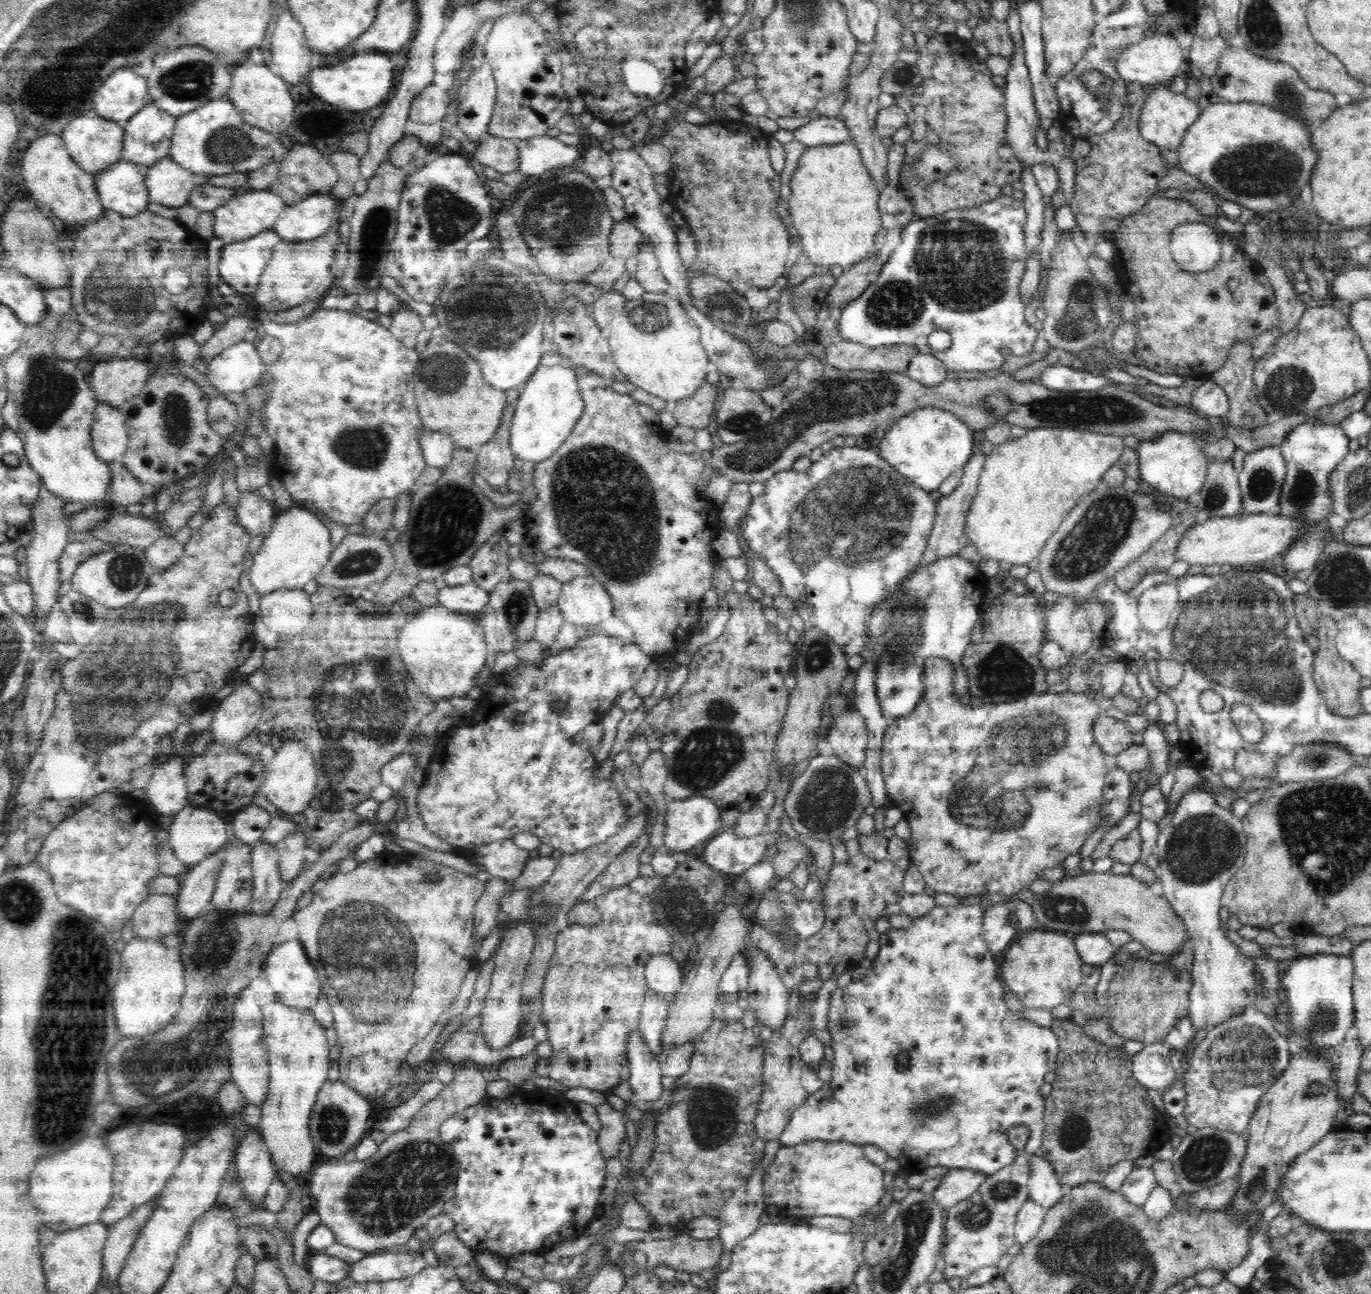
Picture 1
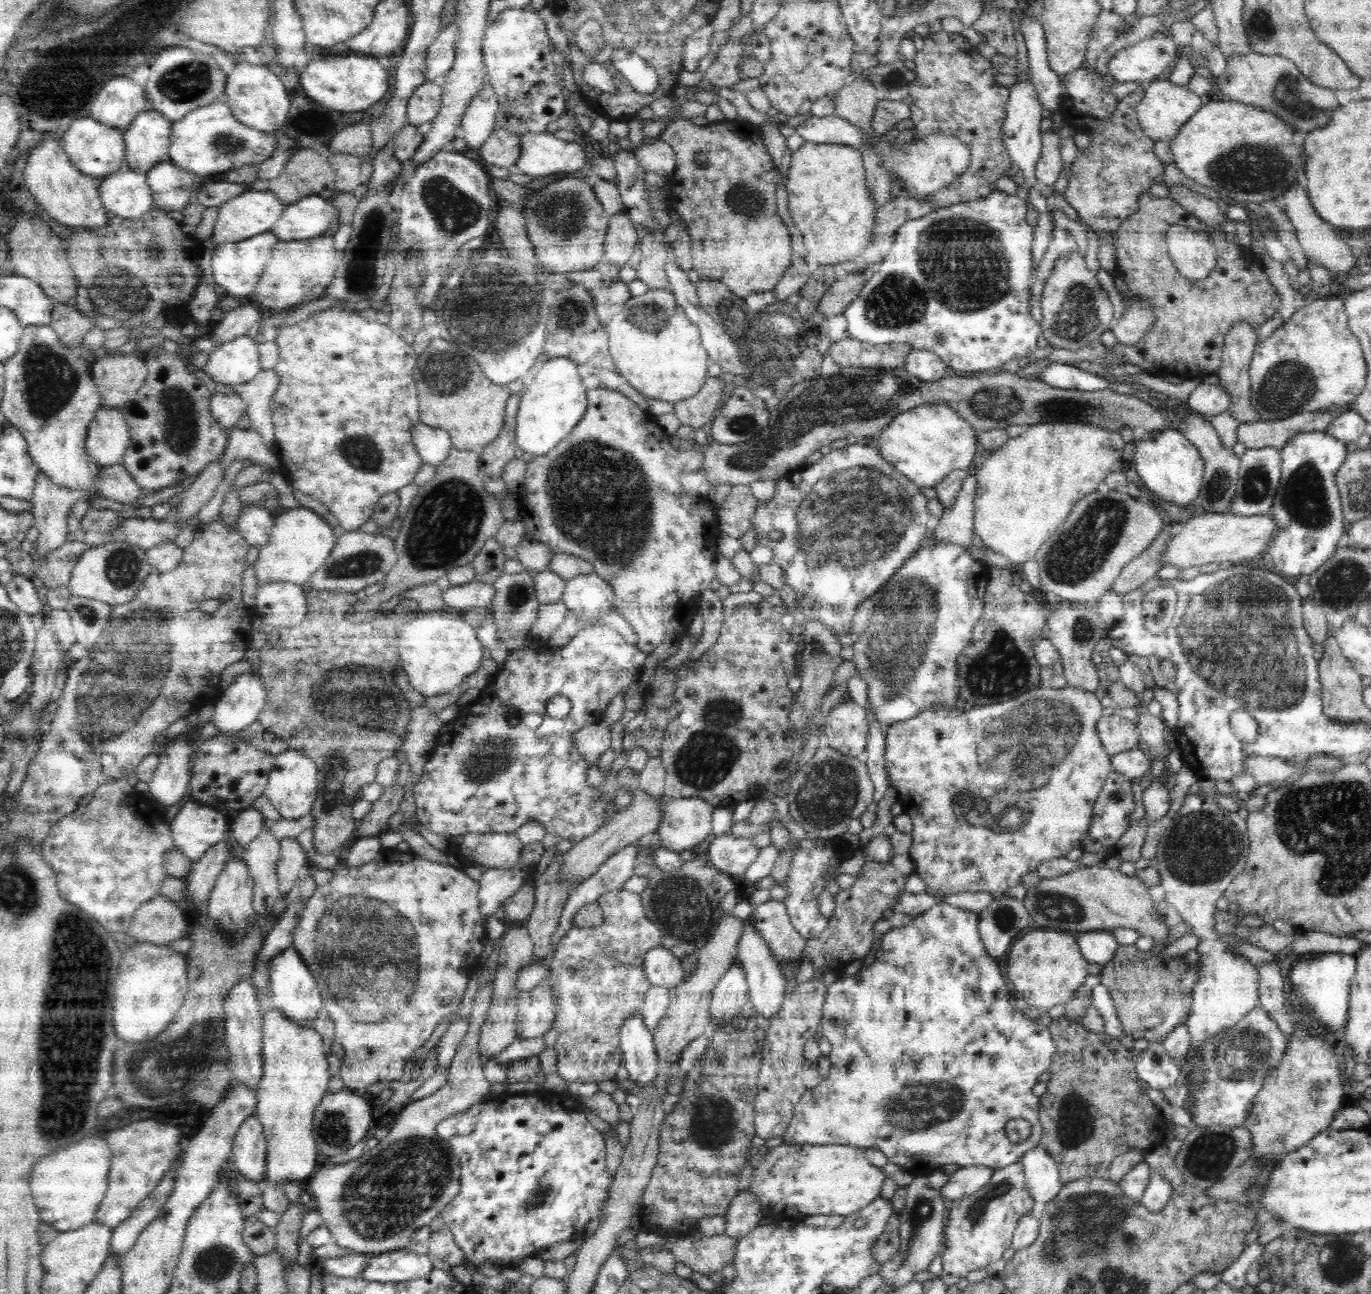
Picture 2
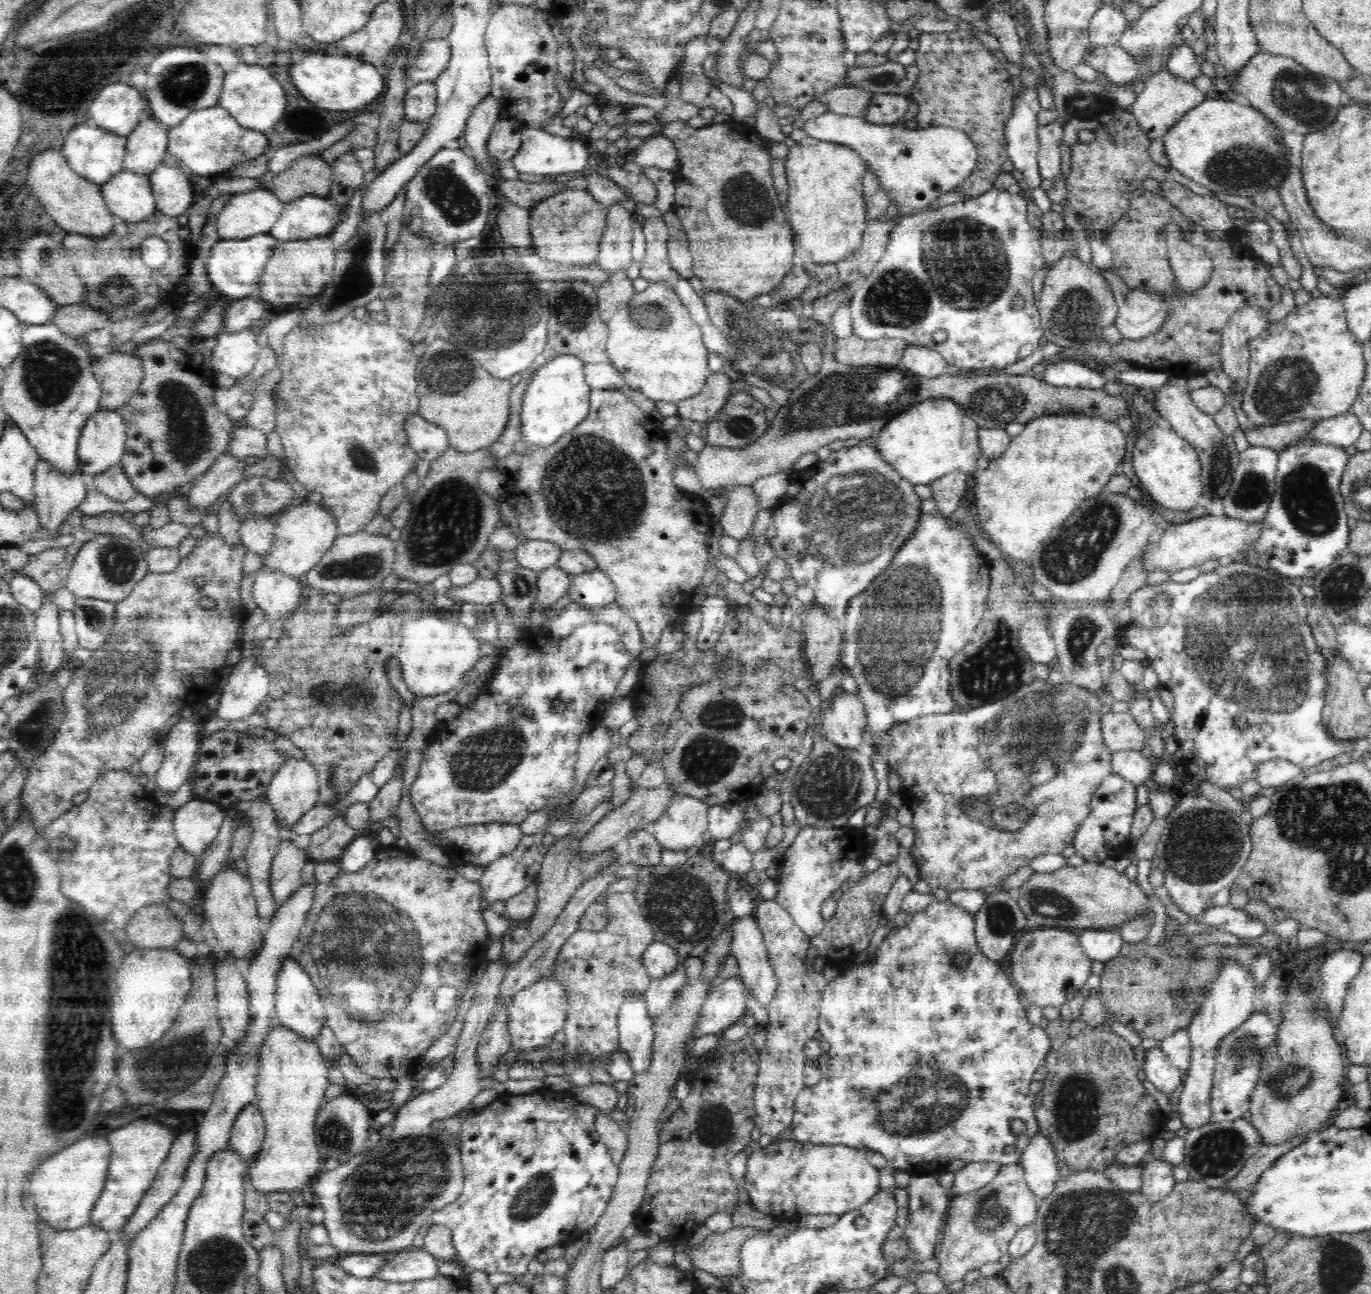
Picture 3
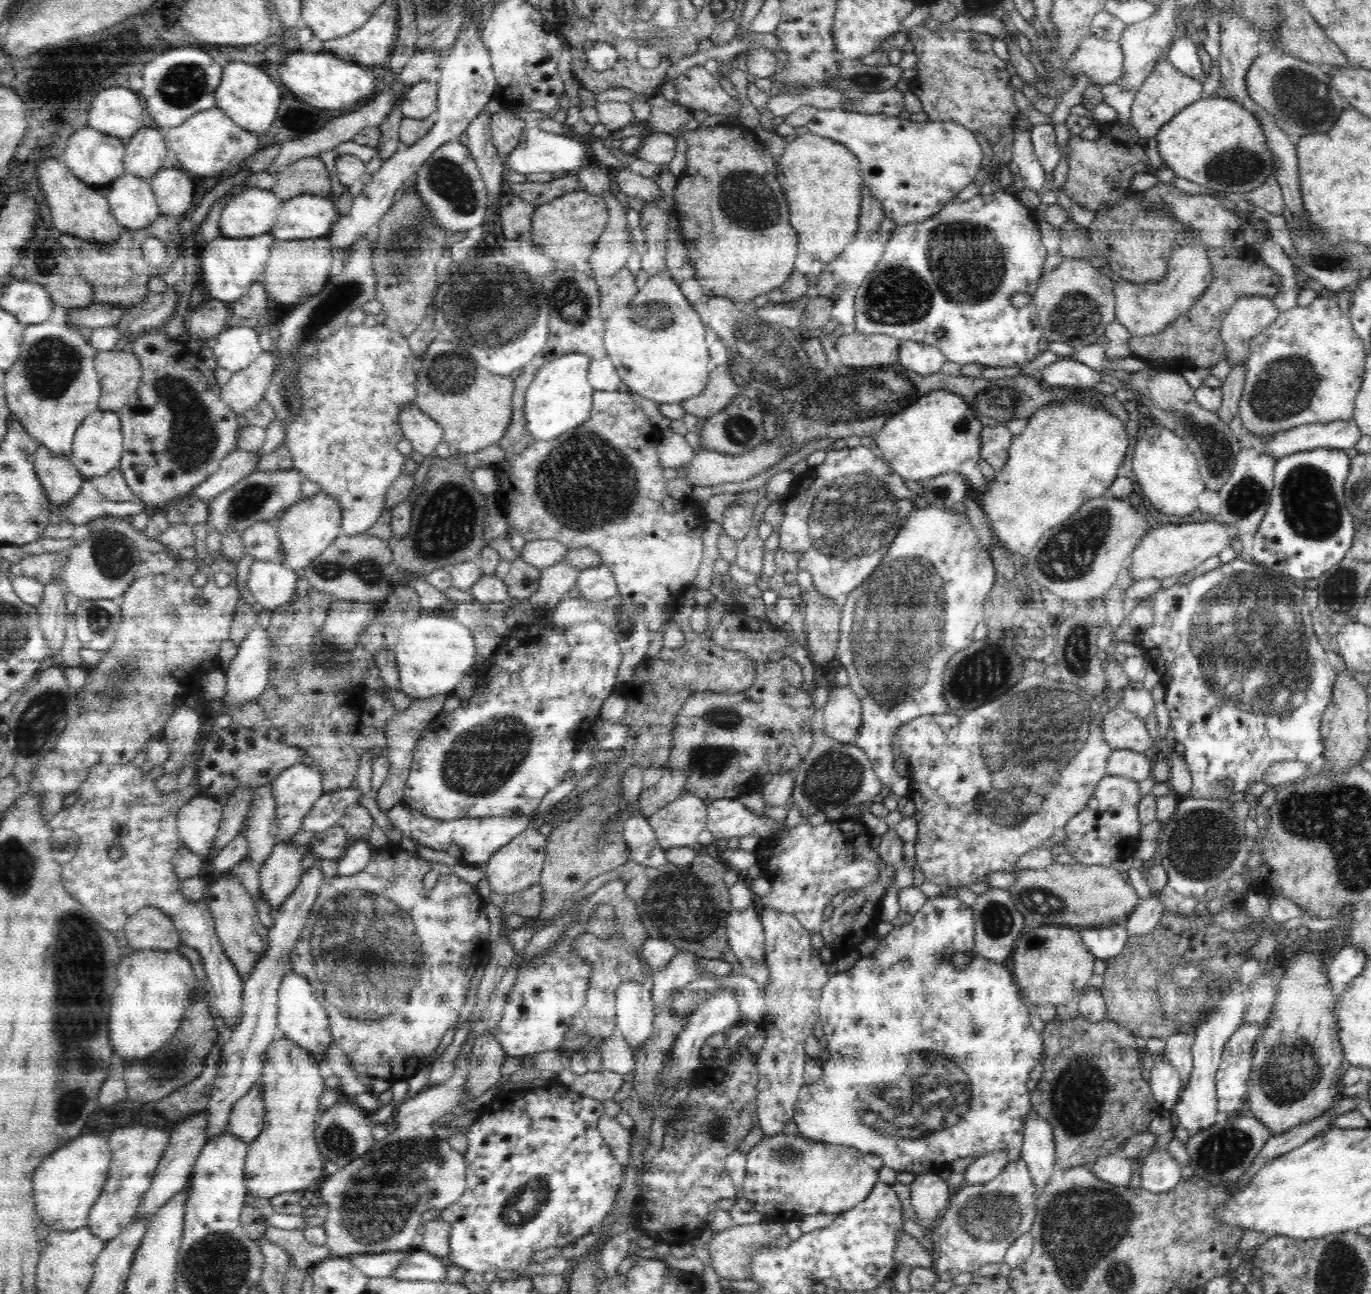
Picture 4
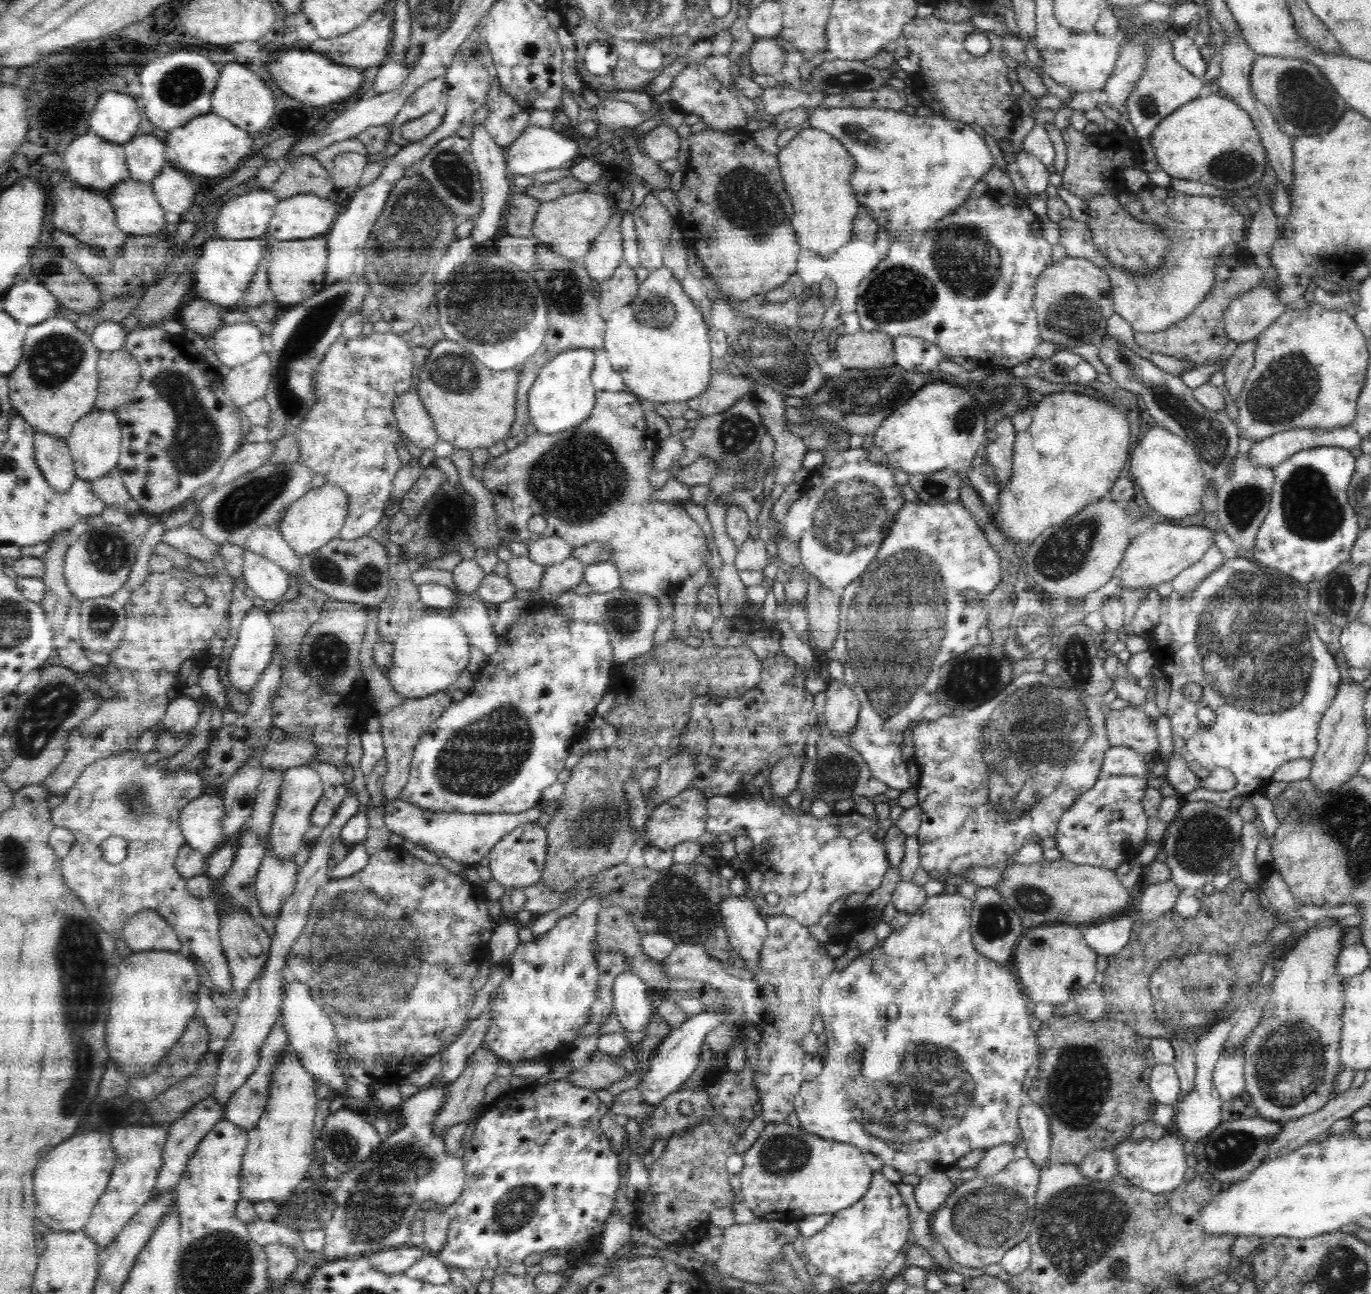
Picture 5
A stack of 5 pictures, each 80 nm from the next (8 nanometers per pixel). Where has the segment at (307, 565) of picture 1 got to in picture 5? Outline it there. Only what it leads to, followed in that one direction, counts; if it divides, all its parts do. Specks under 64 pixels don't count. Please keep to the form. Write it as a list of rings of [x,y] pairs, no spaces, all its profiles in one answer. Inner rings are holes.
[[[326,483],[321,488],[311,489],[292,502],[276,527],[290,548],[302,559],[304,556],[312,555],[314,550],[319,550],[340,534],[348,514],[348,503],[349,498],[344,490]]]

